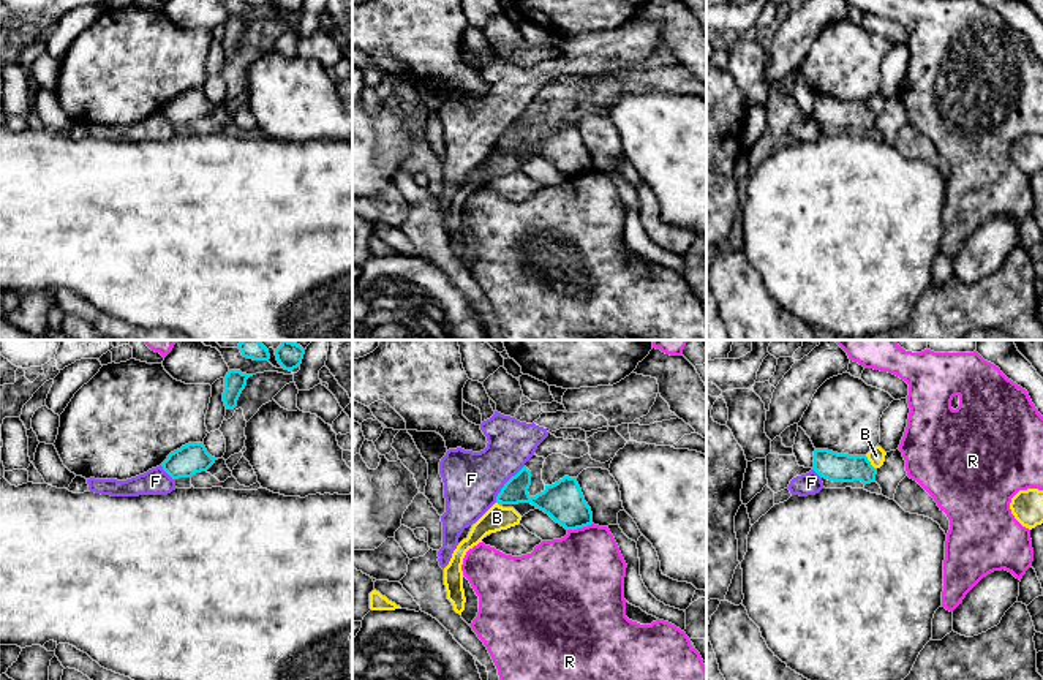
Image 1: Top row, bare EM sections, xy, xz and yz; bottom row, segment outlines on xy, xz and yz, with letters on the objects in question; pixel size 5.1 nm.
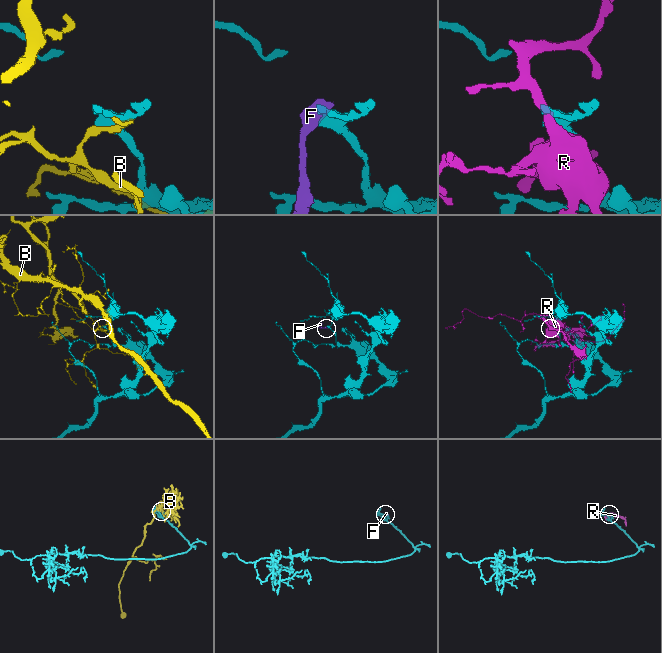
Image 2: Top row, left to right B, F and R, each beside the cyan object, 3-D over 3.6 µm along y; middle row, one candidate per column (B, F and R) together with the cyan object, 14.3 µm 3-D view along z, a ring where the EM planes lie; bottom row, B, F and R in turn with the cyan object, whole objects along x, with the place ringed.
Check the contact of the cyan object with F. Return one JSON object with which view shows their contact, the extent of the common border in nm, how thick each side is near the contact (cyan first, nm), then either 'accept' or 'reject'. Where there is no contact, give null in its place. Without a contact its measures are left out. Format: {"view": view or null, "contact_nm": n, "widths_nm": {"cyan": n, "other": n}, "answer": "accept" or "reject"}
{"view": "xz", "contact_nm": 240, "widths_nm": {"cyan": 130, "other": 280}, "answer": "reject"}

